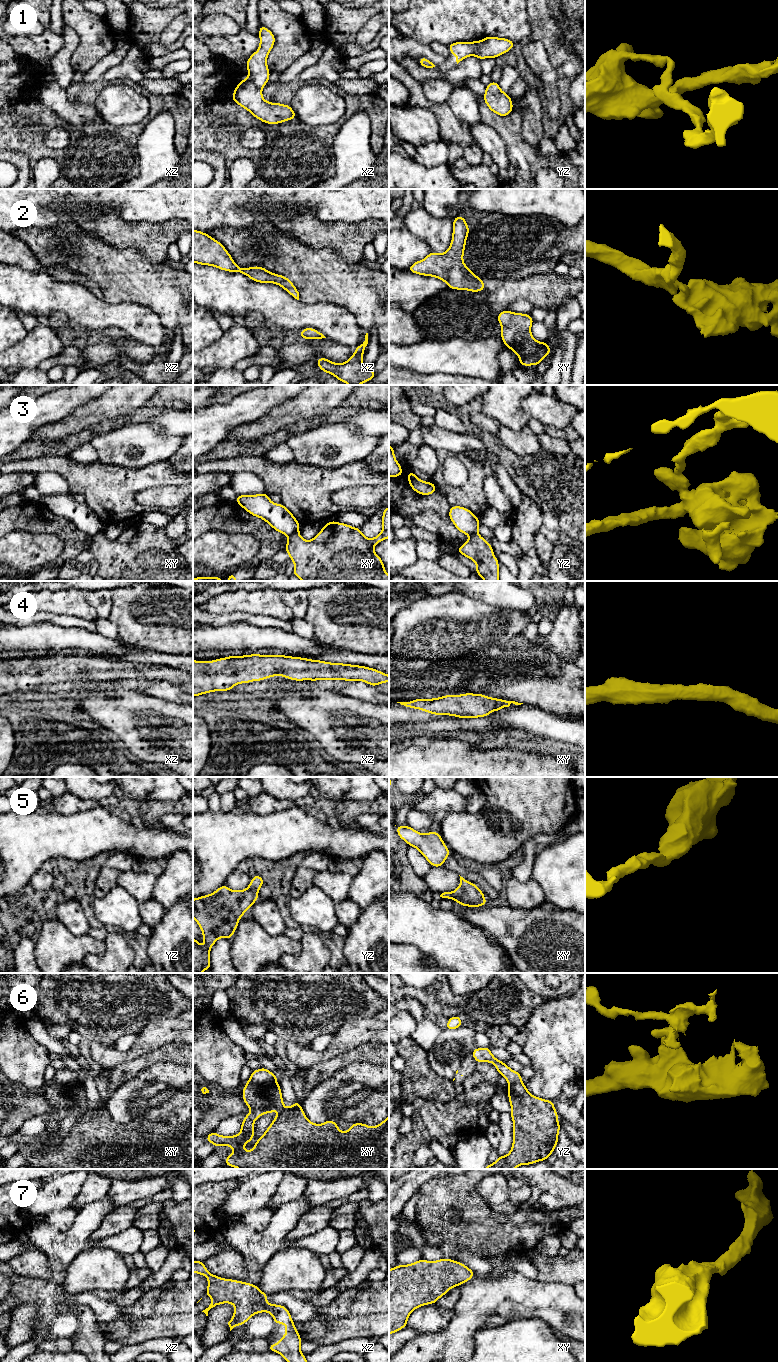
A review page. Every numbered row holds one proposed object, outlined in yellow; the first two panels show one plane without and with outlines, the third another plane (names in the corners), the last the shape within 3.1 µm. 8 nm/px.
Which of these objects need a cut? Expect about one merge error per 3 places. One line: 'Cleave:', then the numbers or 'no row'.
Cleave: 1, 3, 6

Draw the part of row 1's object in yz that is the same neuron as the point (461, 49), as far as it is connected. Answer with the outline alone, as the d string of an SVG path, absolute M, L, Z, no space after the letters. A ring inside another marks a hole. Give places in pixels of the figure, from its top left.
M481 41L472 42L454 42L447 45L450 54L456 55L457 64L468 56L476 56L480 50Z

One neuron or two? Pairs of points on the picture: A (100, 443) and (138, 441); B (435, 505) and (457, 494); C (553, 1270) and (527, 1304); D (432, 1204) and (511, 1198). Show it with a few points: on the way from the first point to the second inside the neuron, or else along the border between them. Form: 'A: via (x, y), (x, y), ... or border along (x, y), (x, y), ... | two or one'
A: via (109, 443), (129, 443) | one
B: border along (438, 489), (450, 505) | two
C: border along (535, 1279), (561, 1282), (568, 1285) | two
D: border along (479, 1180), (477, 1192), (491, 1208), (503, 1214) | two

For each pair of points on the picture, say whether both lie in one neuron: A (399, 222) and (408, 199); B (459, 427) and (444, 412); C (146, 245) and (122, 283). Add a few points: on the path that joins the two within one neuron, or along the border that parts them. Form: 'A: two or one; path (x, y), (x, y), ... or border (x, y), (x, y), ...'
A: one; path (400, 216), (406, 205)
B: one; path (455, 423), (448, 416)
C: two; border (118, 249), (136, 248), (152, 263), (162, 263)

